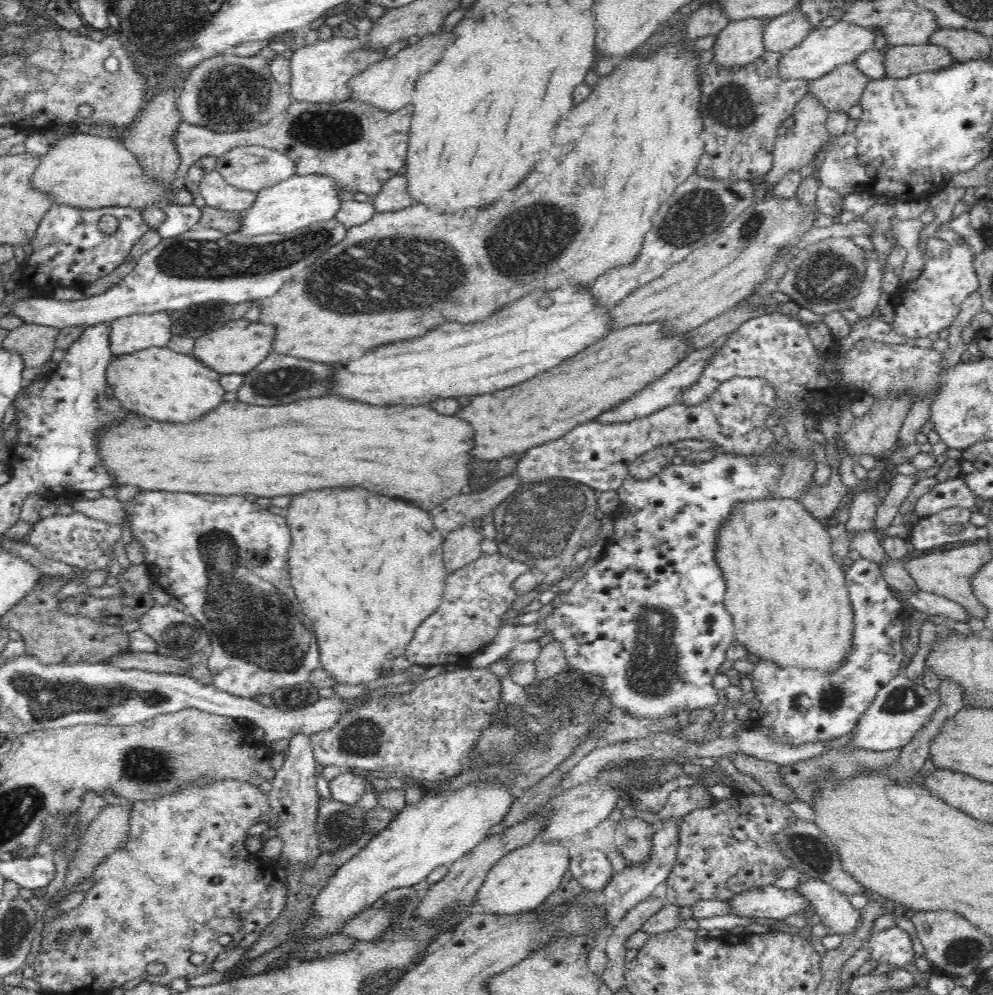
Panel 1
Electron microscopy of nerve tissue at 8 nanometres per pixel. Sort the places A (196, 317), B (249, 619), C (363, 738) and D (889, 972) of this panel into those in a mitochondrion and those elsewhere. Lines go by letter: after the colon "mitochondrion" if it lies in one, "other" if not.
A: mitochondrion
B: mitochondrion
C: mitochondrion
D: other

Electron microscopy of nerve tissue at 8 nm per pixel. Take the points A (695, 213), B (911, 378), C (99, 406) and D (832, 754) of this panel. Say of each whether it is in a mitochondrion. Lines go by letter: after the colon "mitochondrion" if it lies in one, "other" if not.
A: mitochondrion
B: mitochondrion
C: mitochondrion
D: other

